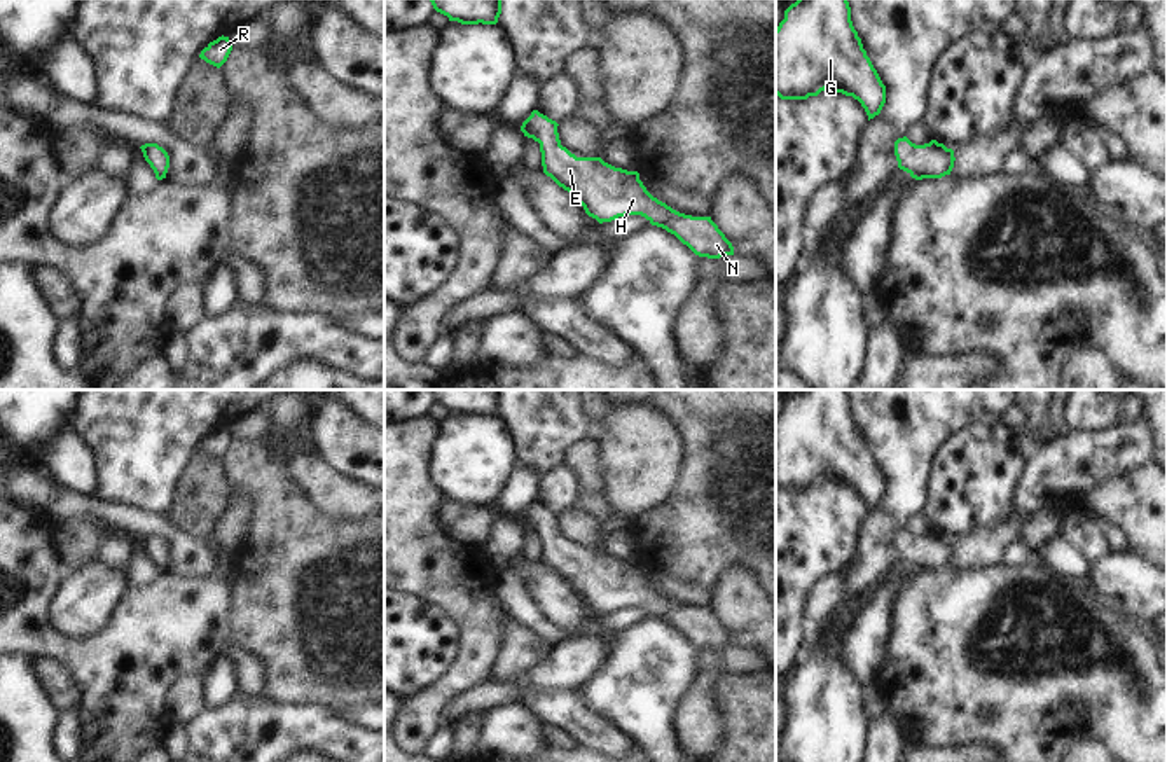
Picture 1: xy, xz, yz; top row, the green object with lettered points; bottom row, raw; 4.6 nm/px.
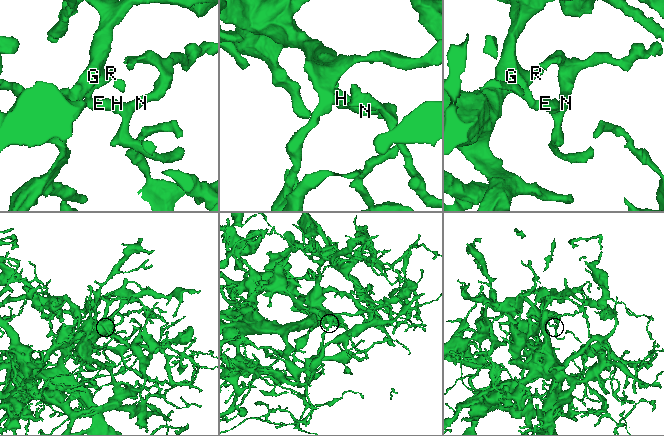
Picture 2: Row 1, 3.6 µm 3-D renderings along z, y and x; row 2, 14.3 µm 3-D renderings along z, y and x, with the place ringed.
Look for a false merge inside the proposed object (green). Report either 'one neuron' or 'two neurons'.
one neuron

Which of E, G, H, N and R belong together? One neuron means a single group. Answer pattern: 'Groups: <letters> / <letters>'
Groups: E G H N R.

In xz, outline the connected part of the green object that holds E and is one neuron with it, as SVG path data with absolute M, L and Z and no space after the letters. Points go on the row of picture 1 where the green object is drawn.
M533 110L521 131L540 143L543 173L568 190L589 217L603 224L625 215L641 215L652 225L674 234L699 257L734 255L732 243L711 217L673 210L646 190L638 171L615 168L601 157L577 157L561 145L557 126L556 121Z

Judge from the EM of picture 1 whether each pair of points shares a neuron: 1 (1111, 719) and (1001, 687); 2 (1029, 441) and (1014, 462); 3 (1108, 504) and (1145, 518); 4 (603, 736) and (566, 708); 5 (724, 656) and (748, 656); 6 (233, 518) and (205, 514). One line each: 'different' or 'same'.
1: same
2: different
3: same
4: same
5: same
6: different

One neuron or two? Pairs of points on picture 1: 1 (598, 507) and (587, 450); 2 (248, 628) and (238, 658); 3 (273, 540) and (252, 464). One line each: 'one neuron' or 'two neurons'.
1: one neuron
2: two neurons
3: one neuron

